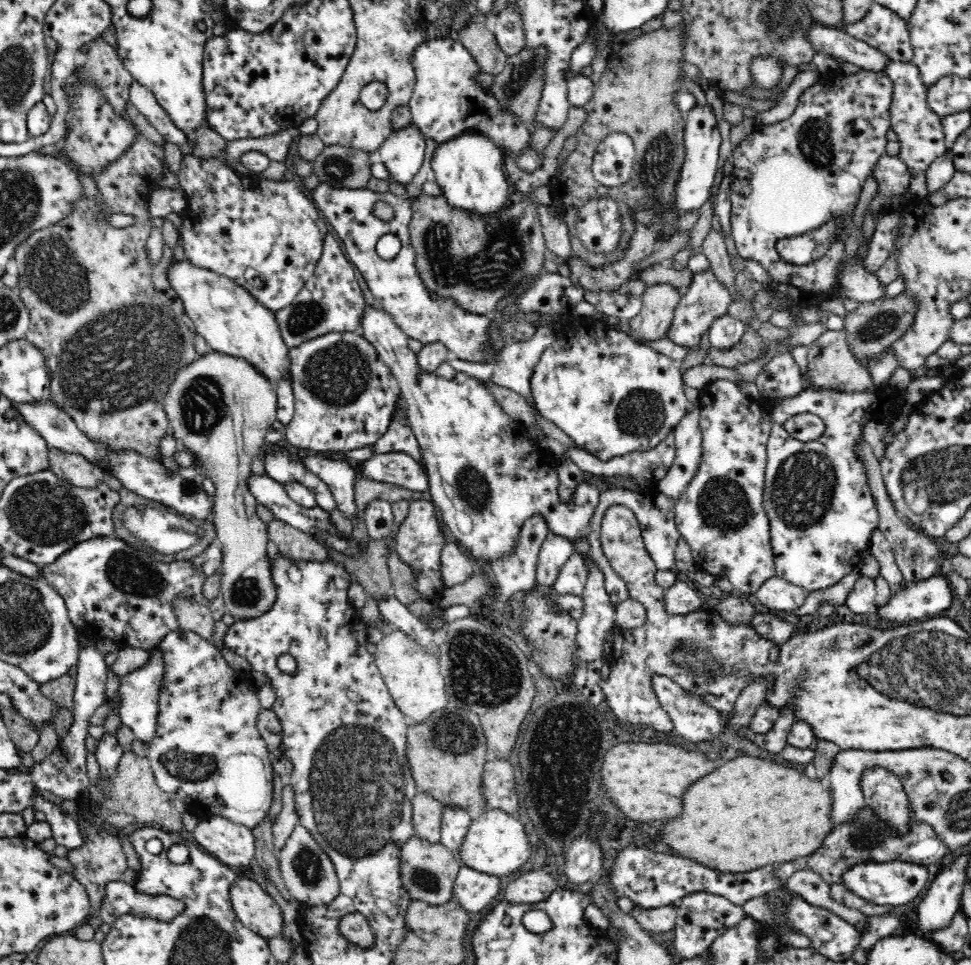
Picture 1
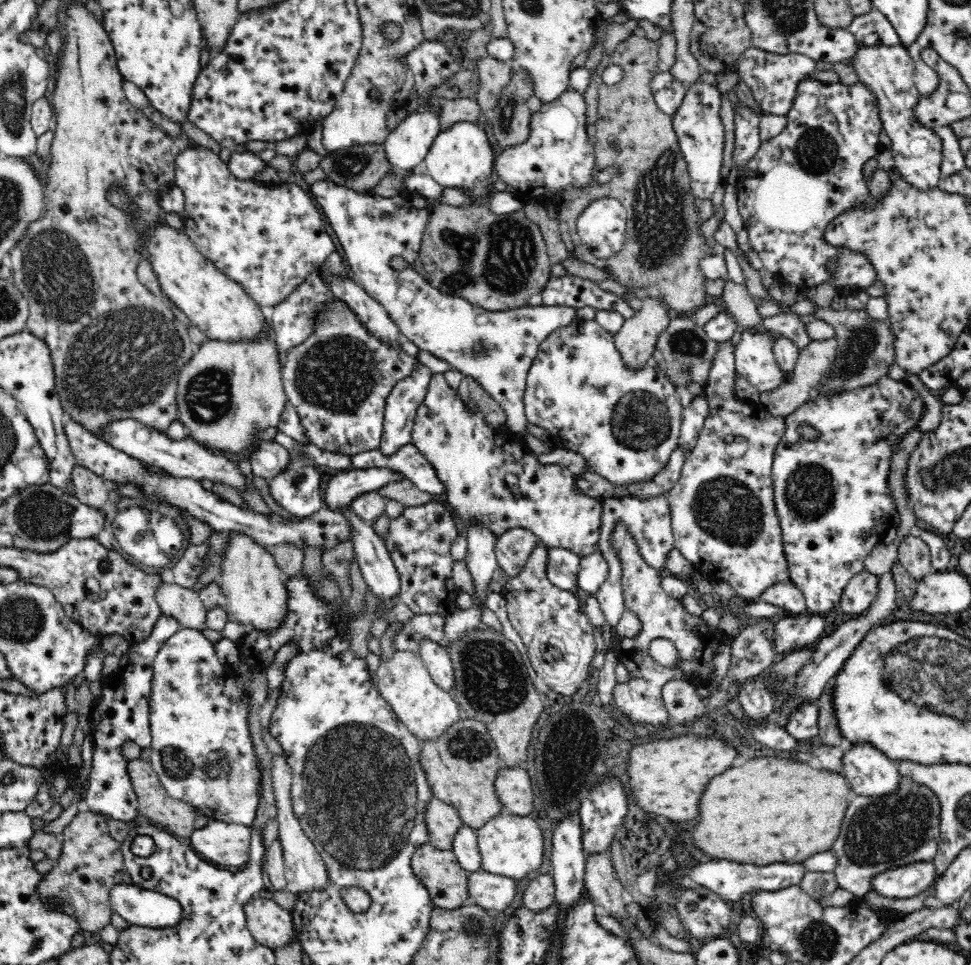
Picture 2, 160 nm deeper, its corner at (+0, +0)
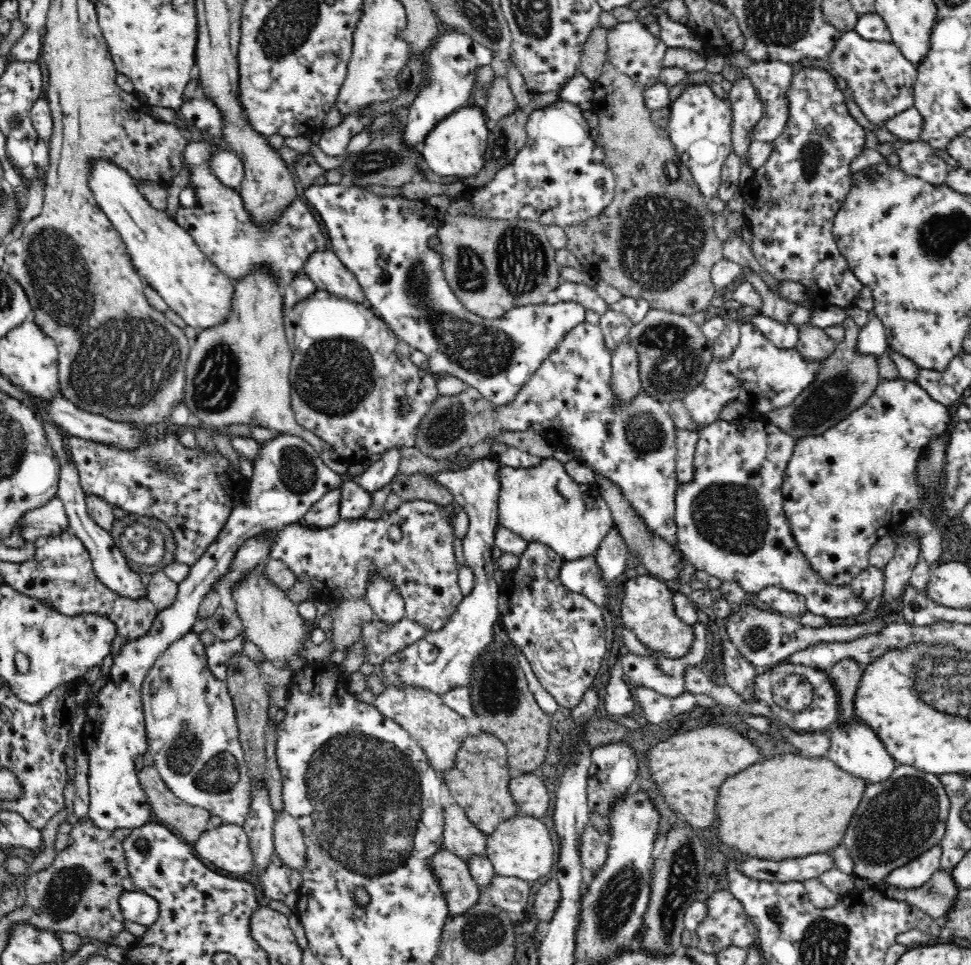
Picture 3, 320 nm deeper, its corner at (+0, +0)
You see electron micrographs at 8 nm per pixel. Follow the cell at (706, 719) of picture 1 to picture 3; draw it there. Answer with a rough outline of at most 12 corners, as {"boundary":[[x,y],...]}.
{"boundary":[[694,626],[692,648],[682,658],[621,656],[631,684],[677,697],[686,672],[706,656],[706,628]]}

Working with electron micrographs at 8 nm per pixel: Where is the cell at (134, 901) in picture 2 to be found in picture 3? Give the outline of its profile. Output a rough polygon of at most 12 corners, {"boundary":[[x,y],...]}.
{"boundary":[[140,890],[124,891],[119,905],[126,921],[150,927],[158,901]]}

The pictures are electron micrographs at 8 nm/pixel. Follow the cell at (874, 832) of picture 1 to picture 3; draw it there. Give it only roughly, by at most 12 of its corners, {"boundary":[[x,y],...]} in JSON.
{"boundary":[[909,765],[870,784],[844,838],[855,890],[941,843],[950,797]]}

